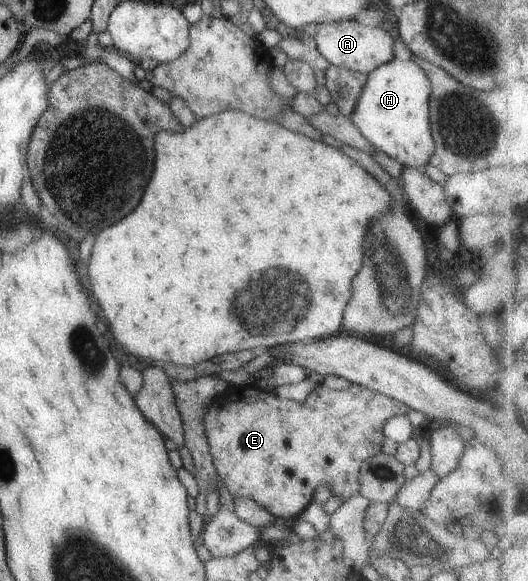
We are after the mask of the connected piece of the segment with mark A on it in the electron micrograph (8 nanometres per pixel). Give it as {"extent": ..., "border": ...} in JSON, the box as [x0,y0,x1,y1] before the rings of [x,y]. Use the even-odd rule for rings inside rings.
{"extent":[315,19,394,75],"border":[[[350,19],[318,23],[315,30],[315,53],[324,58],[329,65],[367,75],[371,70],[393,59],[392,44],[394,41],[392,41],[388,29],[365,26]]]}

